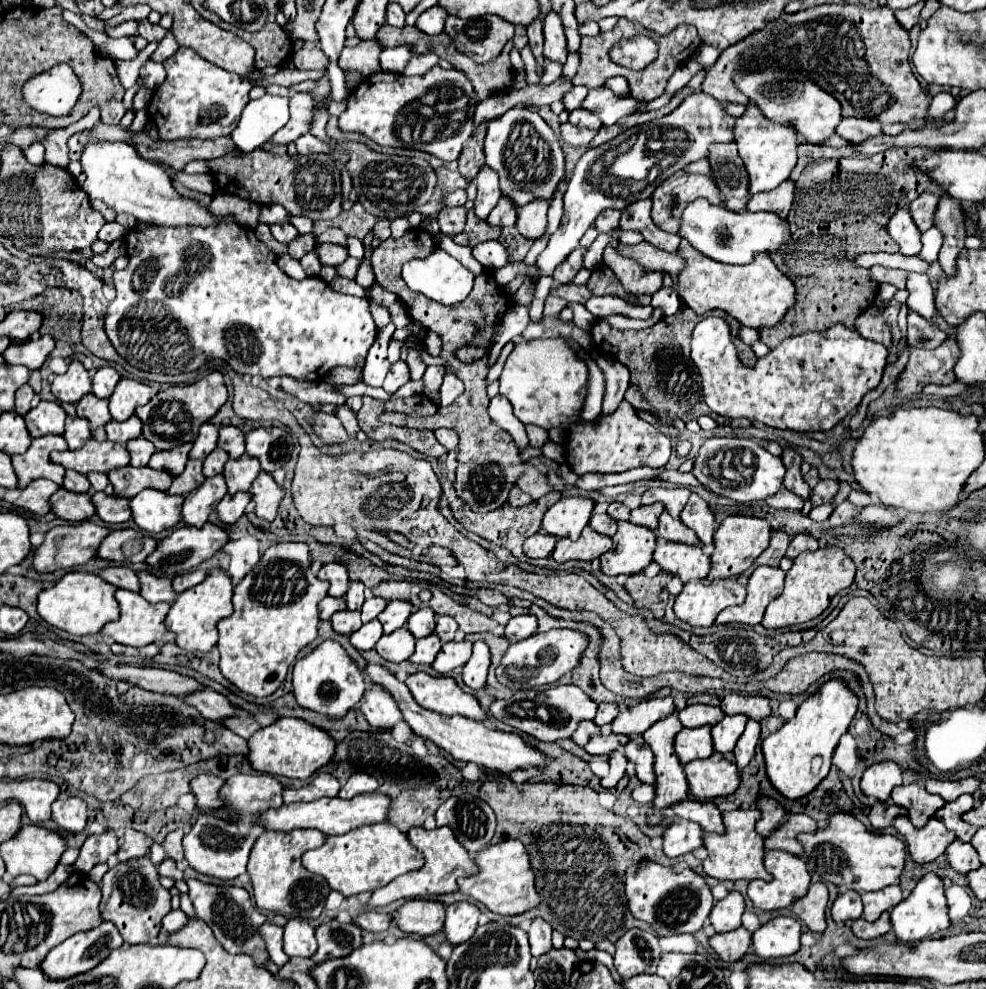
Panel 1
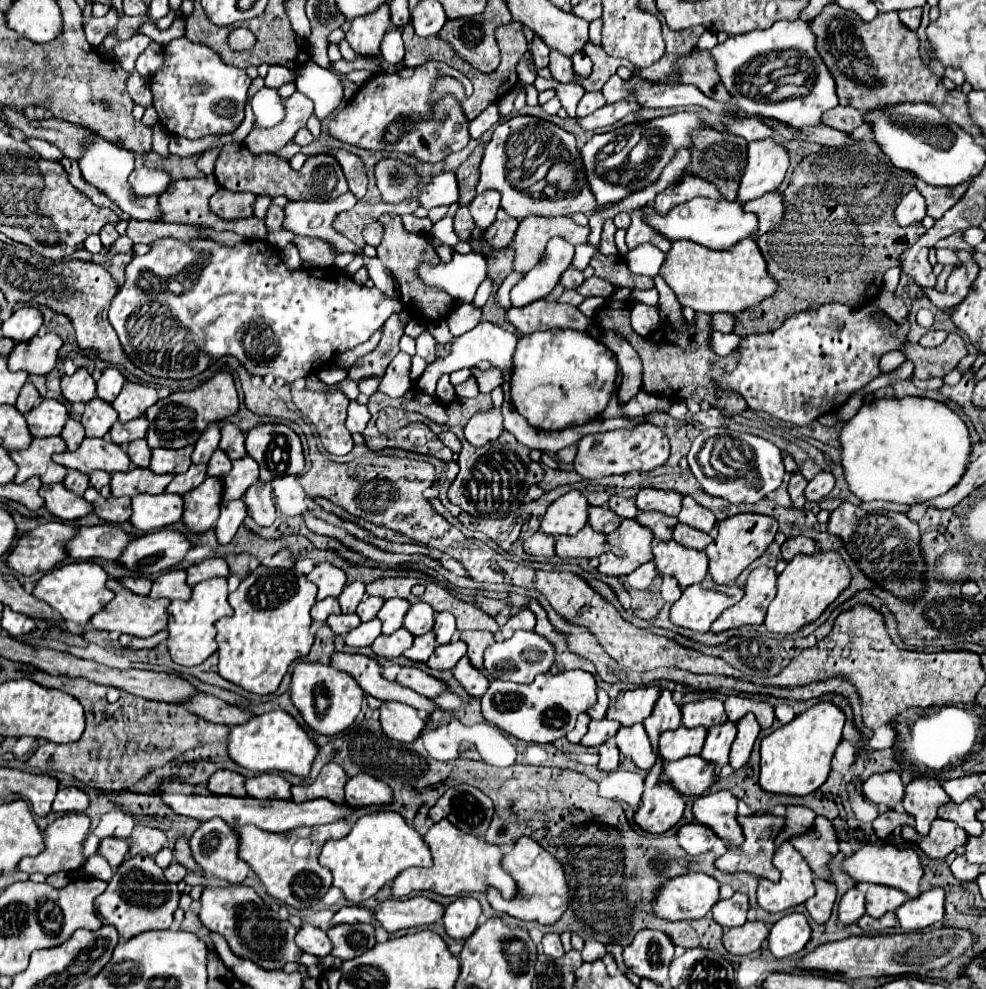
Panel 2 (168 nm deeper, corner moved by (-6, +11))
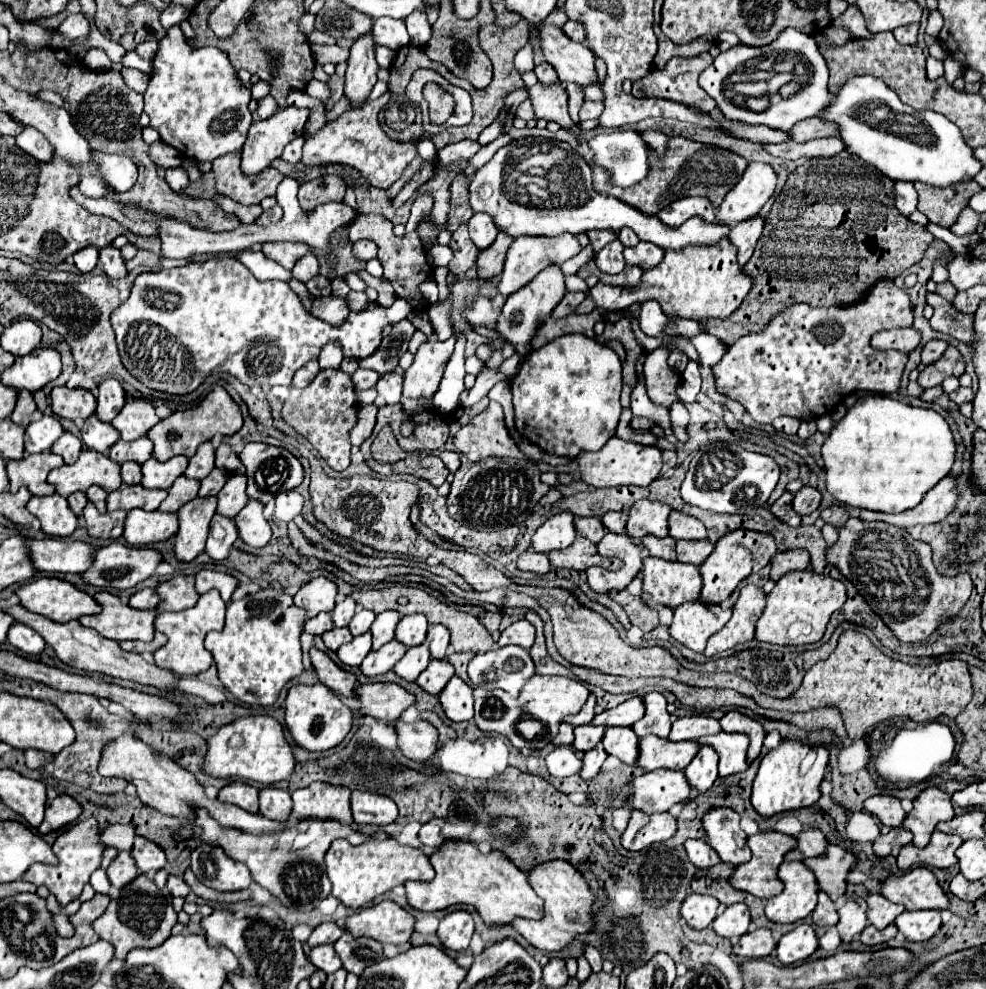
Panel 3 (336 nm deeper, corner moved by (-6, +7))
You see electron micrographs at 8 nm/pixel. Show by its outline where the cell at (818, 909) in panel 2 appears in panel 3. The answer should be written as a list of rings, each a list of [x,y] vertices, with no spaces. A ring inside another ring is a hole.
[[[819,891],[819,903],[815,907],[815,911],[811,913],[813,917],[813,923],[819,925],[819,927],[829,927],[829,925],[837,925],[837,911],[835,911],[835,905],[833,901],[827,897],[827,893]]]

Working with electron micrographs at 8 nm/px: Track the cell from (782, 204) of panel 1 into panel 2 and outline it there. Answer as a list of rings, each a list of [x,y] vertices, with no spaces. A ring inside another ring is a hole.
[[[767,193],[755,201],[749,201],[747,205],[743,205],[743,211],[757,215],[759,219],[759,227],[753,235],[753,239],[757,239],[759,235],[767,233],[771,229],[771,225],[779,223],[783,217],[783,203],[781,203],[781,195],[775,193]]]

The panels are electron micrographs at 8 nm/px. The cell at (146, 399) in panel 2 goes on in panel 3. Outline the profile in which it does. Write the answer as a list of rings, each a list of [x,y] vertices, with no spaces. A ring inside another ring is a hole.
[[[127,397],[123,409],[111,423],[121,433],[121,439],[133,441],[133,439],[139,439],[141,435],[145,435],[157,421],[159,421],[159,417],[157,417],[155,405],[151,401]]]

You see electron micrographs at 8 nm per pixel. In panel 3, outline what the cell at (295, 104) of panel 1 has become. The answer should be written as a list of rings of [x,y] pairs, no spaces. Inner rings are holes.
[[[285,107],[279,109],[273,117],[265,121],[257,121],[249,127],[249,137],[243,147],[241,169],[243,173],[259,173],[277,159],[285,145],[295,137],[303,135],[303,127],[307,123],[309,109]]]

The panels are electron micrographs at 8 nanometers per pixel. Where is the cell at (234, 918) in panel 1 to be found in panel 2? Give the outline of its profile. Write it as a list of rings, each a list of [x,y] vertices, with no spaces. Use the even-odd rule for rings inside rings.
[[[229,885],[229,887],[207,887],[207,889],[203,889],[199,921],[209,931],[223,935],[229,949],[239,959],[251,959],[261,969],[267,969],[267,971],[283,969],[289,961],[301,963],[307,971],[321,971],[323,969],[321,959],[307,955],[297,947],[297,943],[295,943],[297,929],[289,921],[279,919],[263,903],[263,899],[249,887]]]

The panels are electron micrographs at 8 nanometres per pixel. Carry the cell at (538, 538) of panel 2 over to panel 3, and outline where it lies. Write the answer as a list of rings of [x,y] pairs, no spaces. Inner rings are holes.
[[[527,549],[525,553],[519,555],[517,567],[521,571],[533,571],[533,573],[547,573],[551,569],[549,557],[543,553],[535,553],[533,549]]]

